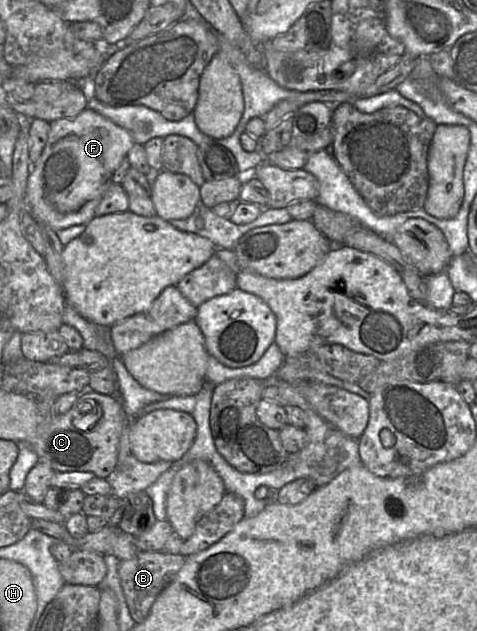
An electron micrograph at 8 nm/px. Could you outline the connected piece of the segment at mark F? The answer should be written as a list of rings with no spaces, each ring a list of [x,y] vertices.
[[[85,108],[74,118],[61,118],[49,123],[48,140],[39,161],[33,164],[30,171],[26,196],[28,208],[37,222],[58,231],[74,225],[88,224],[95,217],[96,207],[113,183],[113,173],[135,142],[128,130],[92,109]]]

